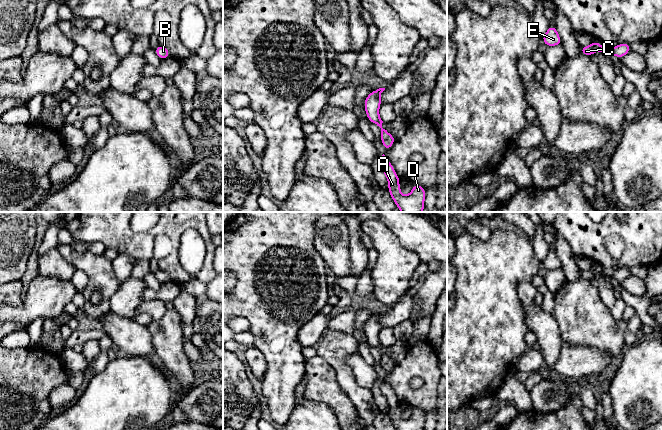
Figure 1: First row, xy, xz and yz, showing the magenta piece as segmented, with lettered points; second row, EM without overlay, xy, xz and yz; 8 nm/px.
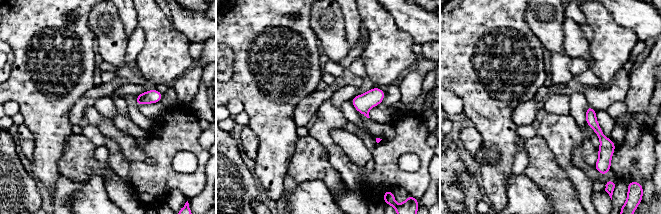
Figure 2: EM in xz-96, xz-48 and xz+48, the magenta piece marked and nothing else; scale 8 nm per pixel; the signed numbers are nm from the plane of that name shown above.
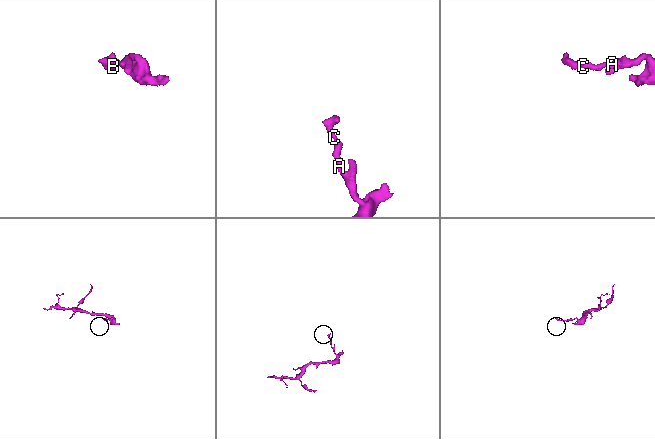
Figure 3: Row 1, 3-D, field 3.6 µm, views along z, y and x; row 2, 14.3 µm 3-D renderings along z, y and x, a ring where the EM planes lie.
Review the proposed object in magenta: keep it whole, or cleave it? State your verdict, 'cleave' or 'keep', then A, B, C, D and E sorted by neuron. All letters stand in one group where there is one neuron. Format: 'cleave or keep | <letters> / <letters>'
keep | A B C D E

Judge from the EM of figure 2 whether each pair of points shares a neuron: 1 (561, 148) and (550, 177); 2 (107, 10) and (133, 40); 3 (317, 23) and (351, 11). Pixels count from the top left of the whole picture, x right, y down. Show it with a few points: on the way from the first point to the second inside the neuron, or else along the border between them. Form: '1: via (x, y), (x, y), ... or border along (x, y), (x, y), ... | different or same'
1: border along (545, 140), (556, 162), (565, 171), (570, 180) | different
2: border along (128, 37), (124, 60) | different
3: border along (340, 10), (347, 37) | different

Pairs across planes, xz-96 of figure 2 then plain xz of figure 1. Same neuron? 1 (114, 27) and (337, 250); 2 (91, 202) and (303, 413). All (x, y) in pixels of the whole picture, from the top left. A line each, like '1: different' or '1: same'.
1: same
2: same

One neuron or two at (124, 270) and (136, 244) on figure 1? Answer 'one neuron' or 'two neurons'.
two neurons

